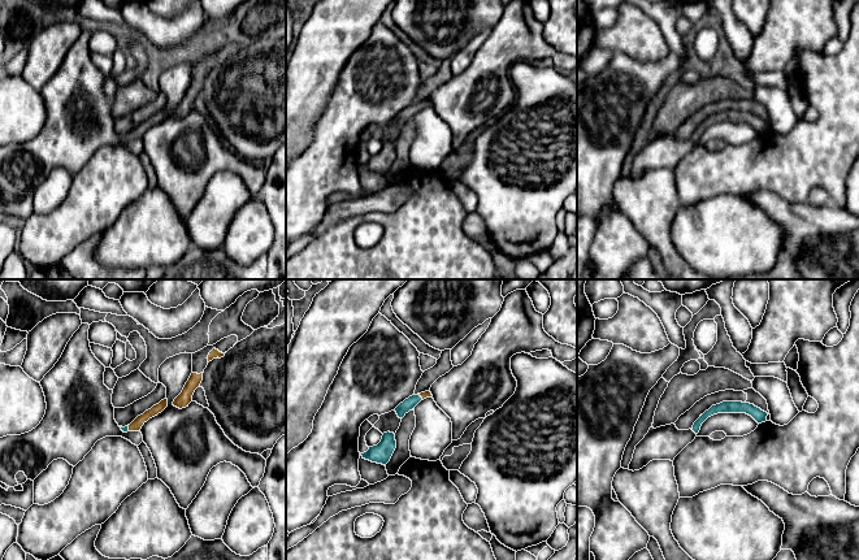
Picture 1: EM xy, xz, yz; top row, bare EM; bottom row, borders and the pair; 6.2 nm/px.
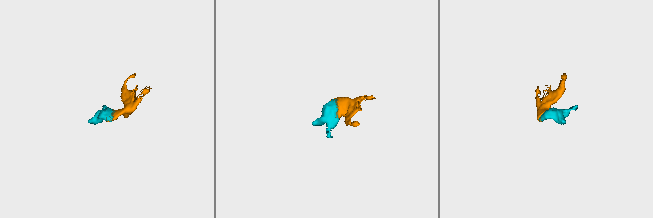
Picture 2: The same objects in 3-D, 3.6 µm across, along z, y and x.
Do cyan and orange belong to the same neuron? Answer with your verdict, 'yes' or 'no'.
yes

